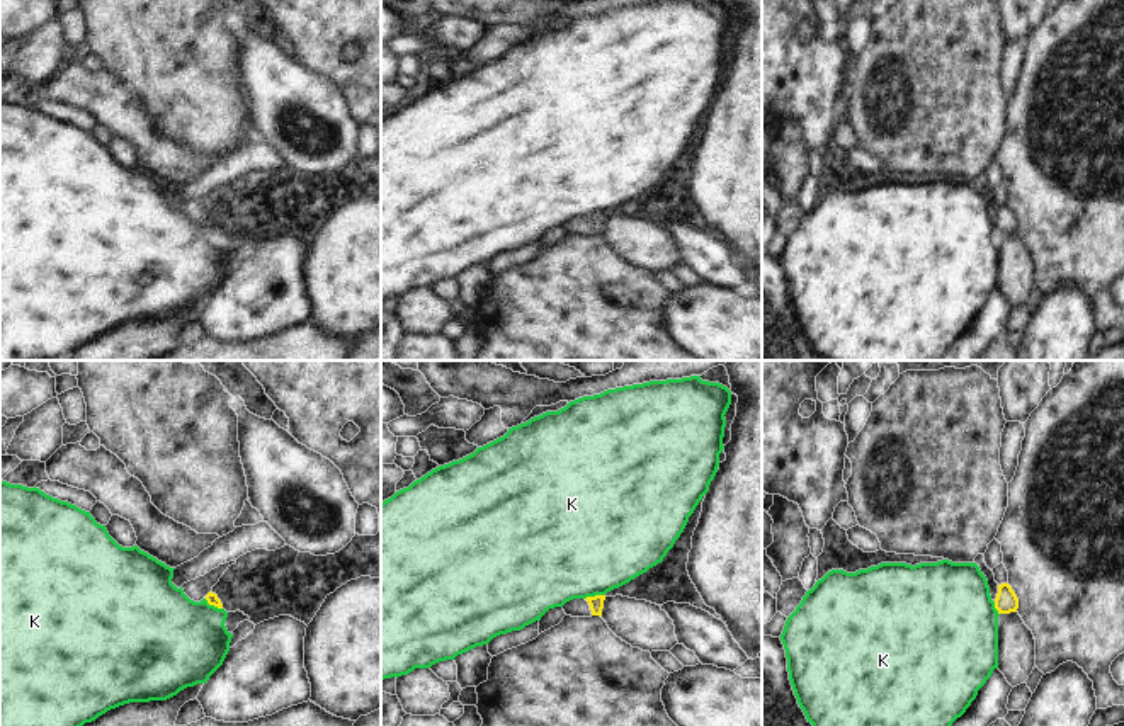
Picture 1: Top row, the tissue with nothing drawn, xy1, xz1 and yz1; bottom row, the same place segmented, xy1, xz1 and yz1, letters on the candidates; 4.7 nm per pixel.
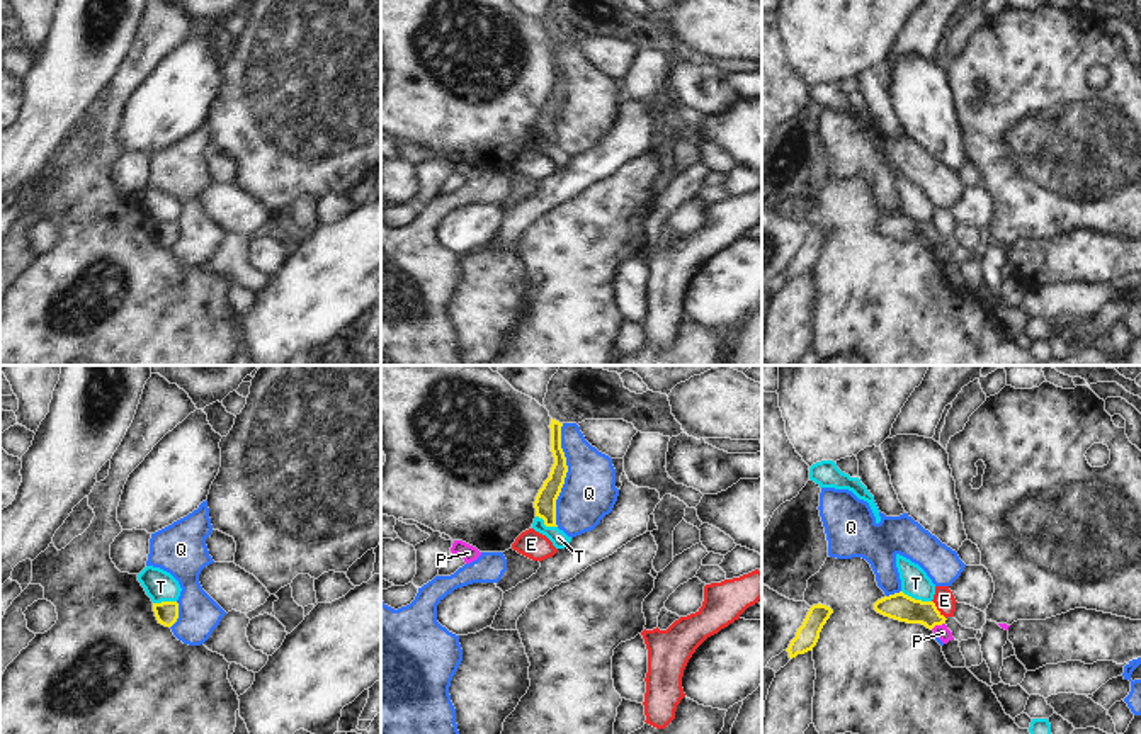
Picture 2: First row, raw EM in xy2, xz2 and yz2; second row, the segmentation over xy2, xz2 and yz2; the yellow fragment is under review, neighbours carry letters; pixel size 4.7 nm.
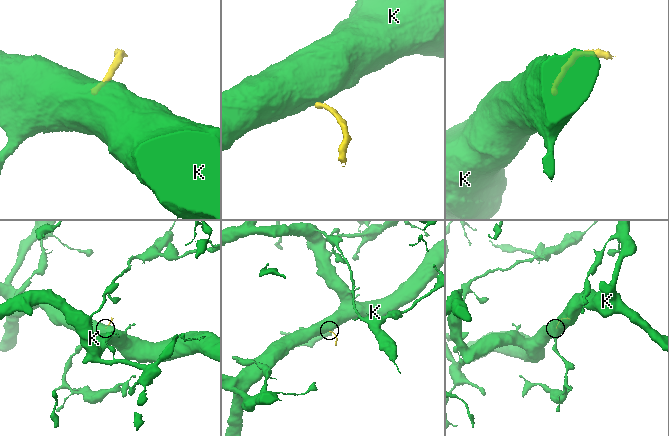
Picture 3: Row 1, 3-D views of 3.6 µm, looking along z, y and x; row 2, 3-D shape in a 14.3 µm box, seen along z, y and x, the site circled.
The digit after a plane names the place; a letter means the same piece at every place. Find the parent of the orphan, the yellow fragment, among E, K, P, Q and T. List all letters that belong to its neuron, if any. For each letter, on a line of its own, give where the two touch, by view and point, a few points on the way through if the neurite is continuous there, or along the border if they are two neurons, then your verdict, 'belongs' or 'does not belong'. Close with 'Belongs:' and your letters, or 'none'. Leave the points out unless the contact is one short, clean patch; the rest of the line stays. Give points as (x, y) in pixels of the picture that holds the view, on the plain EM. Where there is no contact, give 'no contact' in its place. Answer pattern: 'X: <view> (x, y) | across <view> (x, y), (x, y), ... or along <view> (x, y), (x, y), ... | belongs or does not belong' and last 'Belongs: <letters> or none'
E: yz2 (937, 230) | along yz2 (932, 220), (946, 238) | does not belong
K: xz1 (596, 215) | along xz1 (604, 213), (585, 218) | does not belong
P: yz2 (937, 243) | along yz2 (944, 242), (930, 248) | does not belong
Q: xz2 (565, 94) | does not belong
T: yz2 (917, 220) | along yz2 (902, 209), (915, 218), (930, 221) | does not belong
Belongs: none

